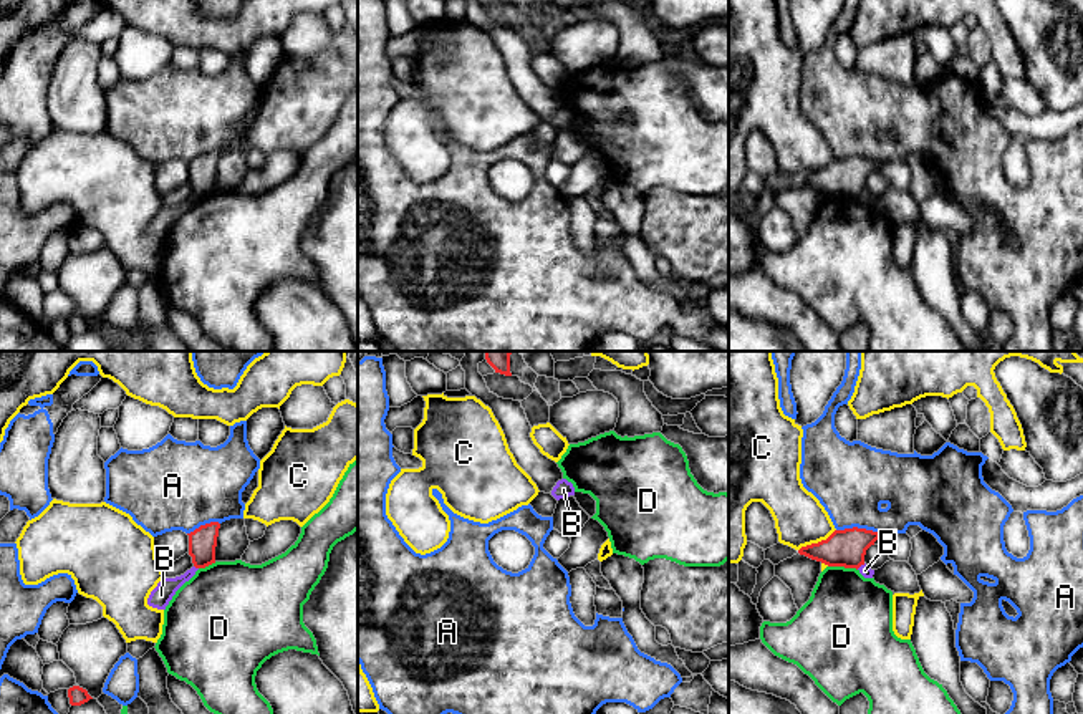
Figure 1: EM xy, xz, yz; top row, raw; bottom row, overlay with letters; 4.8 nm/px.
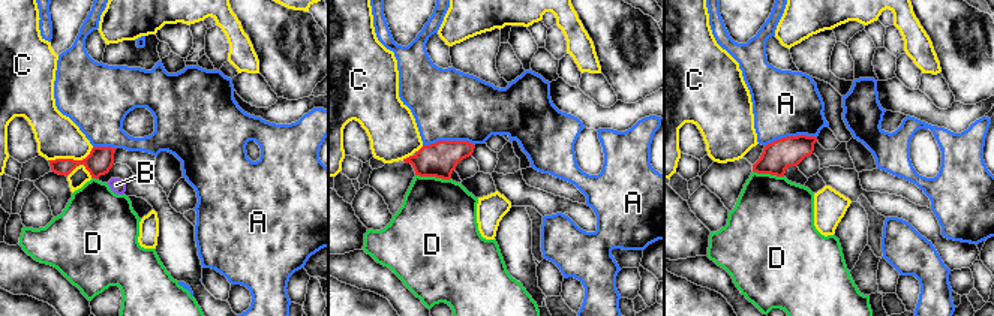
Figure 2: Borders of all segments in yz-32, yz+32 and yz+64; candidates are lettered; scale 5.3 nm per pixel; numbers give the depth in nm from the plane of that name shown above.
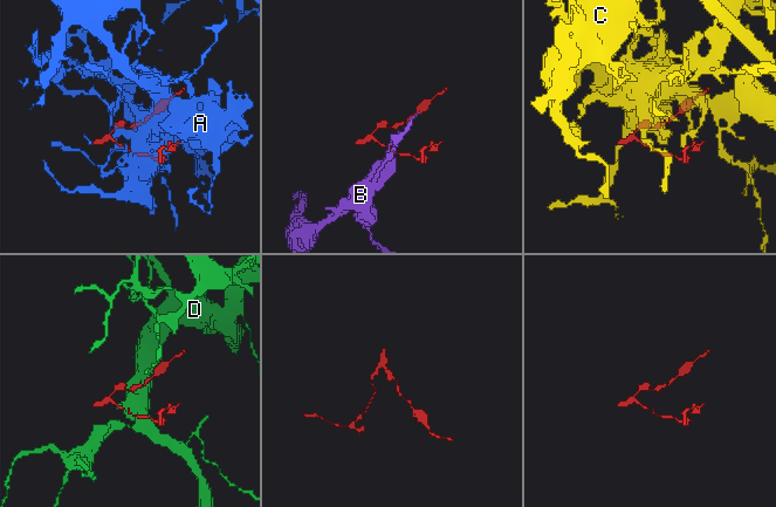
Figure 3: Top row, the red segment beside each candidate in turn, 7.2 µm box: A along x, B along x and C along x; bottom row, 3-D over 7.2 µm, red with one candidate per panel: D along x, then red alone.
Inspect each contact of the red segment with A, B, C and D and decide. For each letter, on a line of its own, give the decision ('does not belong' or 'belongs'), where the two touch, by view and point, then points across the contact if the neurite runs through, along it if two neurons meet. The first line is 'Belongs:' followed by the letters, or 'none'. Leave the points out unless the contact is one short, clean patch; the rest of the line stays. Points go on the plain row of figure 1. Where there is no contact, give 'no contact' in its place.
Belongs: none
A: does not belong | yz (860, 158)
B: does not belong | xy (196, 196) | along xy (194, 194), (197, 197)
C: does not belong | yz (818, 171)
D: does not belong | yz (843, 194)

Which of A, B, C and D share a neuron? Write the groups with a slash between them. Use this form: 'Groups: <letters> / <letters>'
Groups: A / B / C / D

